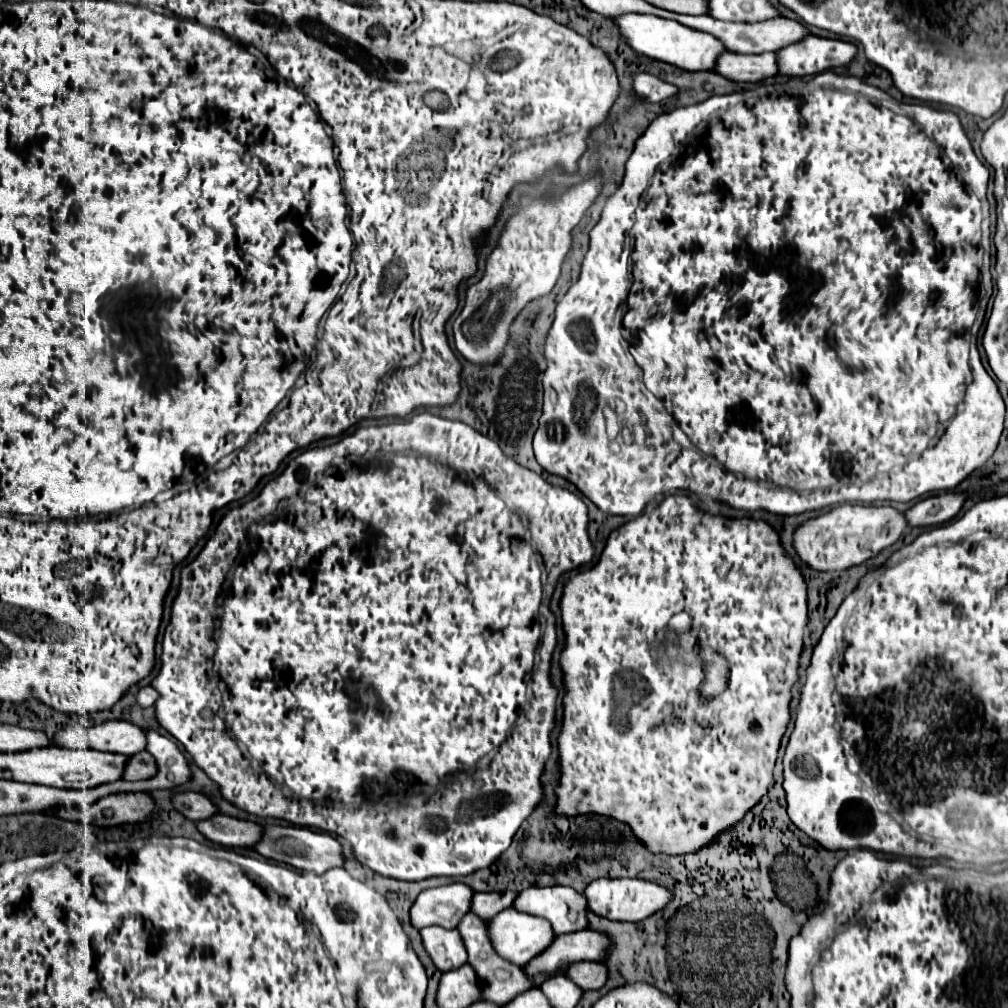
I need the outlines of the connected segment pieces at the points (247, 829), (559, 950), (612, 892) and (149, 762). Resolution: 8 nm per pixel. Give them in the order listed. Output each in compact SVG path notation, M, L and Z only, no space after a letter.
M214 814L210 820L196 822L198 832L202 832L210 842L236 848L236 846L254 846L260 840L262 828L256 822L238 820L226 814Z
M594 930L560 934L552 940L552 946L544 950L544 954L532 958L532 962L528 962L528 966L524 966L522 970L534 986L540 986L550 976L562 974L572 962L580 960L598 962L600 958L604 958L608 946L610 946L608 938Z
M598 878L586 886L584 896L588 900L588 908L594 914L608 920L620 920L620 922L640 922L650 914L662 910L670 900L668 890L640 878Z
M140 752L140 754L132 754L124 766L124 780L146 780L152 778L156 774L156 762L148 752Z

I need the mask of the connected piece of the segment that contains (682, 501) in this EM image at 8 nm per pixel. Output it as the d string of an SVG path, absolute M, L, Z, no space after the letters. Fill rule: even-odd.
M676 493L676 496L666 496L666 500L656 510L636 516L624 526L616 528L608 536L606 548L598 564L592 570L572 576L566 582L564 596L560 600L562 622L566 632L566 646L560 656L566 696L564 696L564 722L558 736L562 778L560 778L560 786L556 788L556 794L558 794L556 812L566 816L592 812L592 814L602 814L602 816L622 820L630 824L636 838L642 840L648 850L666 852L666 854L688 854L688 852L696 852L702 846L708 846L710 842L716 840L716 836L722 830L732 828L766 794L772 782L772 770L778 756L778 746L790 722L792 686L798 680L798 658L802 652L802 636L808 620L804 578L800 570L794 566L794 562L782 550L780 538L772 526L751 516L730 519L704 514L692 504L690 498L680 493ZM661 618L662 622L668 620L669 624L668 622L662 624L659 621ZM658 628L662 630L660 642L658 640L660 636L656 636ZM698 655L703 662L709 662L709 664L730 662L728 688L726 688L730 692L724 690L722 694L712 698L700 696L702 670L700 670Z

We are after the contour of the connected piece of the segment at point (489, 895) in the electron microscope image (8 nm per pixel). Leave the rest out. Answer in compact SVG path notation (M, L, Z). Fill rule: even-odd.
M512 890L502 892L502 894L498 894L498 892L486 892L486 894L484 892L474 892L470 912L474 912L482 920L490 920L500 910L510 908L514 898L516 898L516 892L512 892Z

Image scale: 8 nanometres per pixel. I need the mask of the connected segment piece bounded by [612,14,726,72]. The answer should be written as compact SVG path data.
M620 14L612 18L614 26L618 28L620 38L624 38L624 42L654 60L662 60L666 64L684 68L684 70L712 70L716 58L726 50L716 38L712 38L712 34L706 32L698 32L692 30L688 26L682 26L674 20L664 20L658 16L650 16L650 14Z

